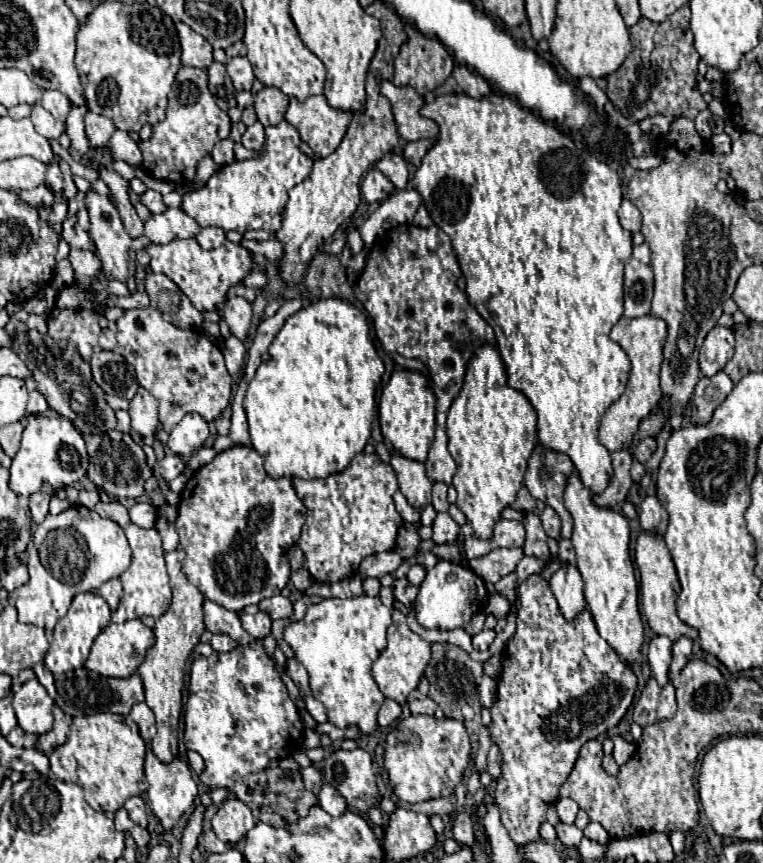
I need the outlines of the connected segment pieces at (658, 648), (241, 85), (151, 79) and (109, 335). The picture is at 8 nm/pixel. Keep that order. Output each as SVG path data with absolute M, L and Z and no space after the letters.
M657 636L649 644L649 666L655 676L655 680L661 684L661 688L669 682L669 664L671 664L671 646L673 642L665 636Z
M243 56L231 58L227 62L227 74L231 76L237 90L251 90L255 76L253 76L253 70L251 70L251 64L247 58L243 58Z
M103 2L85 20L77 32L77 54L75 64L83 80L83 96L91 112L103 114L115 122L123 132L139 132L145 124L157 124L165 118L167 94L181 64L181 46L177 30L167 14L157 6L143 4L123 4L123 2Z
M109 328L101 330L101 336L99 336L99 346L101 346L103 350L115 350L117 340L115 340L115 334L113 334Z

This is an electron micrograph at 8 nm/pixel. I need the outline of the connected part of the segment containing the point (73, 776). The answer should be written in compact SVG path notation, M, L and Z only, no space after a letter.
M75 716L69 740L49 756L50 774L81 786L85 800L93 810L117 812L119 808L123 808L129 796L141 796L147 790L147 780L143 774L145 752L145 740L141 738L137 724L129 716Z

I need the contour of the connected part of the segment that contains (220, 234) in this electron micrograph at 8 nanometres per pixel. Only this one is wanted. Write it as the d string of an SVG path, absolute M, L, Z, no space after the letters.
M201 228L201 232L197 234L197 242L201 248L211 250L211 248L219 248L221 244L225 244L225 232L221 228Z

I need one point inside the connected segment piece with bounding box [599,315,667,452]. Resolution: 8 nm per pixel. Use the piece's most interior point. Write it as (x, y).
(642, 338)

